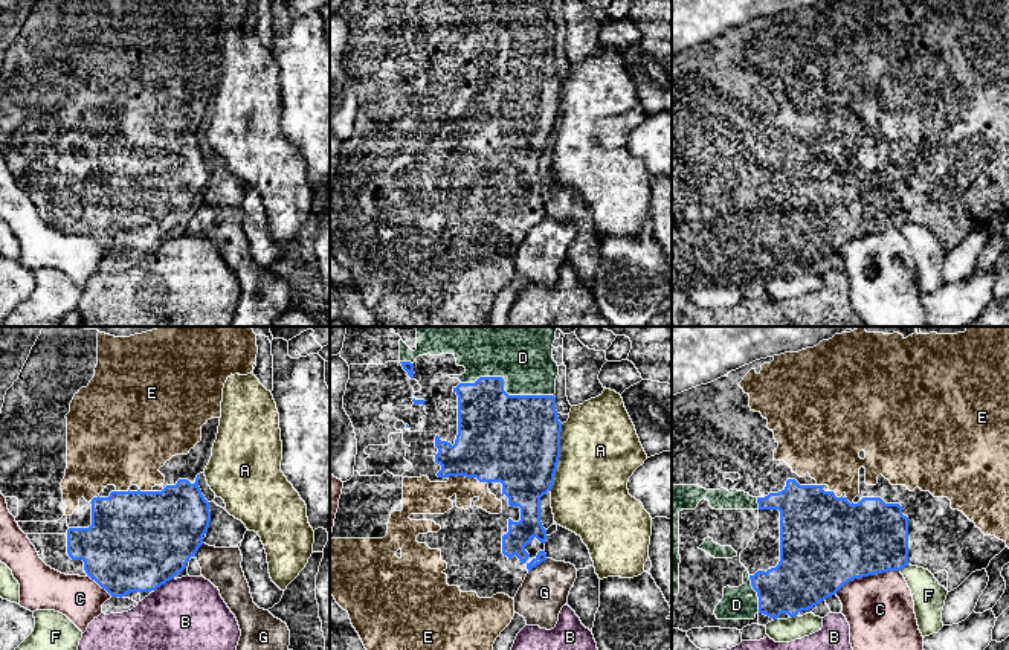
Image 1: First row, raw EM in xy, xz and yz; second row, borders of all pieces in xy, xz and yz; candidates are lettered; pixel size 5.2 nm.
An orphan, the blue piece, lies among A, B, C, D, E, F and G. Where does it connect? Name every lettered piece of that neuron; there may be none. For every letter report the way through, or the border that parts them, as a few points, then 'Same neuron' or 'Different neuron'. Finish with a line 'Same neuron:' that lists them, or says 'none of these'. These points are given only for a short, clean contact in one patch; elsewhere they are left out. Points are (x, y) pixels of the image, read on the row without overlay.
A: Different neuron
B: Boundary: xy (173, 235), (154, 249). Different neuron
C: Different neuron
D: Same neuron
E: Same neuron
F: Different neuron
G: Different neuron
Same neuron: D, E

